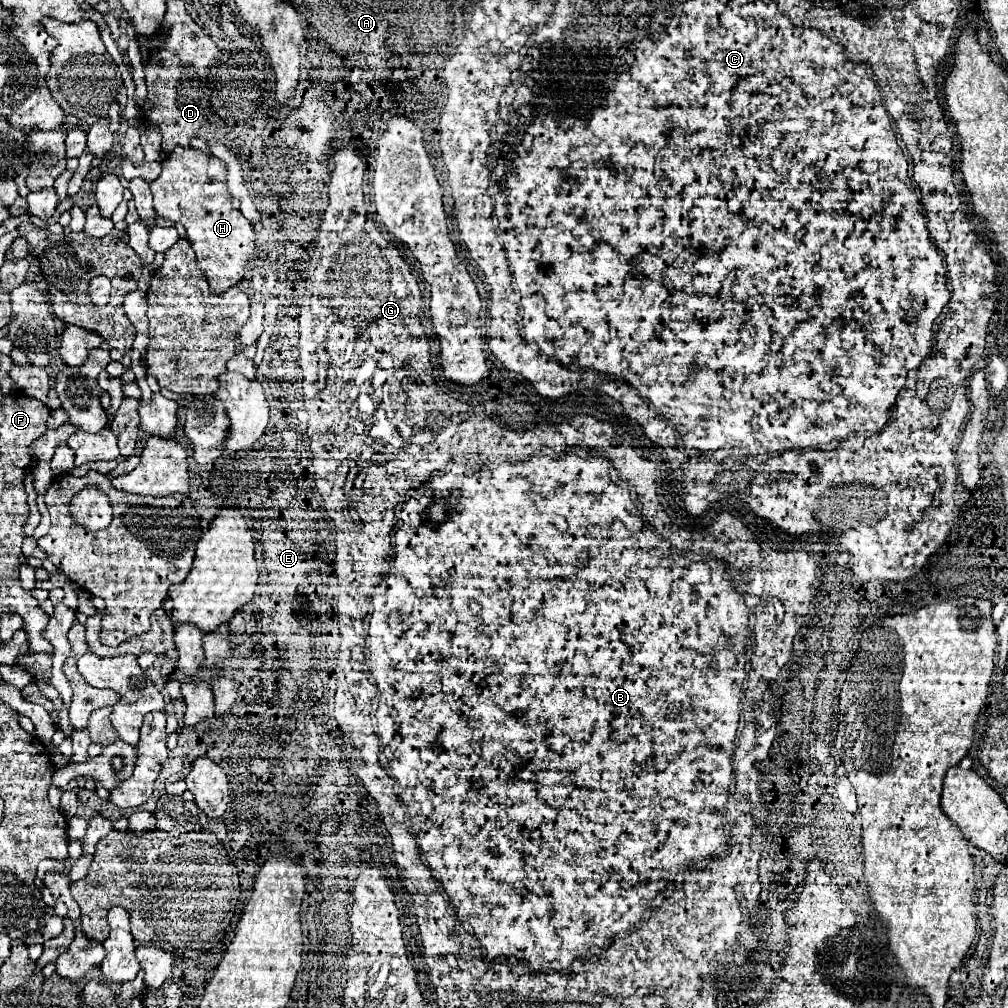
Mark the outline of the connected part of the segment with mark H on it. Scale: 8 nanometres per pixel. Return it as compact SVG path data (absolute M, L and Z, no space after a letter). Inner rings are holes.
M174 147L172 153L168 155L166 161L162 161L162 173L156 181L150 183L150 191L154 195L154 209L160 217L170 219L174 223L182 223L186 227L186 237L196 253L198 267L206 275L210 285L220 285L220 287L230 287L236 285L248 271L248 263L256 257L256 247L258 247L258 235L254 225L248 221L250 215L256 215L256 205L245 202L241 205L241 200L231 194L227 185L227 164L220 159L216 159L210 153L192 149L192 147ZM233 199L240 201L238 209L233 207Z

